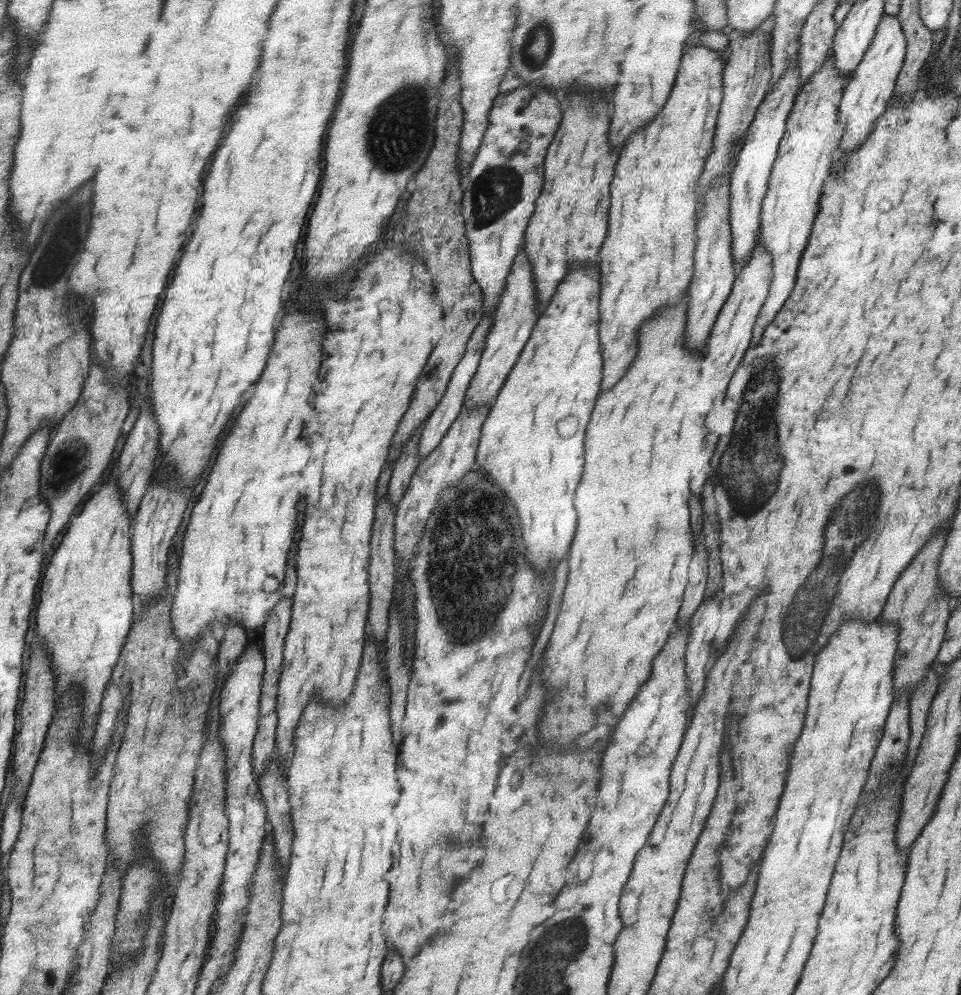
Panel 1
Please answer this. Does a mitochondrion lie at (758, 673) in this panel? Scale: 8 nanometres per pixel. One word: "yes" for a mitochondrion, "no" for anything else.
no

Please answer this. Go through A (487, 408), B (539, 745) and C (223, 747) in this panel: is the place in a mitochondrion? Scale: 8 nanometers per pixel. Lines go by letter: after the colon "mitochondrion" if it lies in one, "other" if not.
A: other
B: other
C: other

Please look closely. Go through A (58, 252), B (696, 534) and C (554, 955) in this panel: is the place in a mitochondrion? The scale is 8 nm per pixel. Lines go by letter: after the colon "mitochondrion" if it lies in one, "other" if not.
A: mitochondrion
B: other
C: mitochondrion

